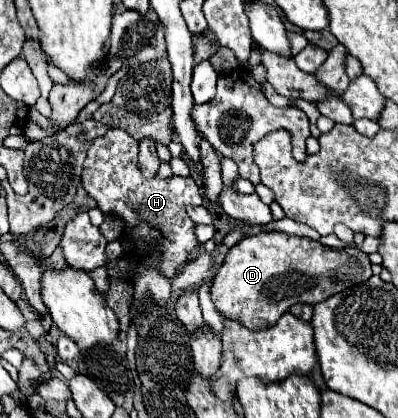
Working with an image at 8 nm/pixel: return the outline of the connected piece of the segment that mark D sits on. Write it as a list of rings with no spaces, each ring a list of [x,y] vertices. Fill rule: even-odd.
[[[261,231],[233,245],[209,287],[211,301],[223,319],[237,321],[249,331],[273,327],[295,303],[321,303],[371,277],[367,253],[355,247],[331,249],[307,237]]]

